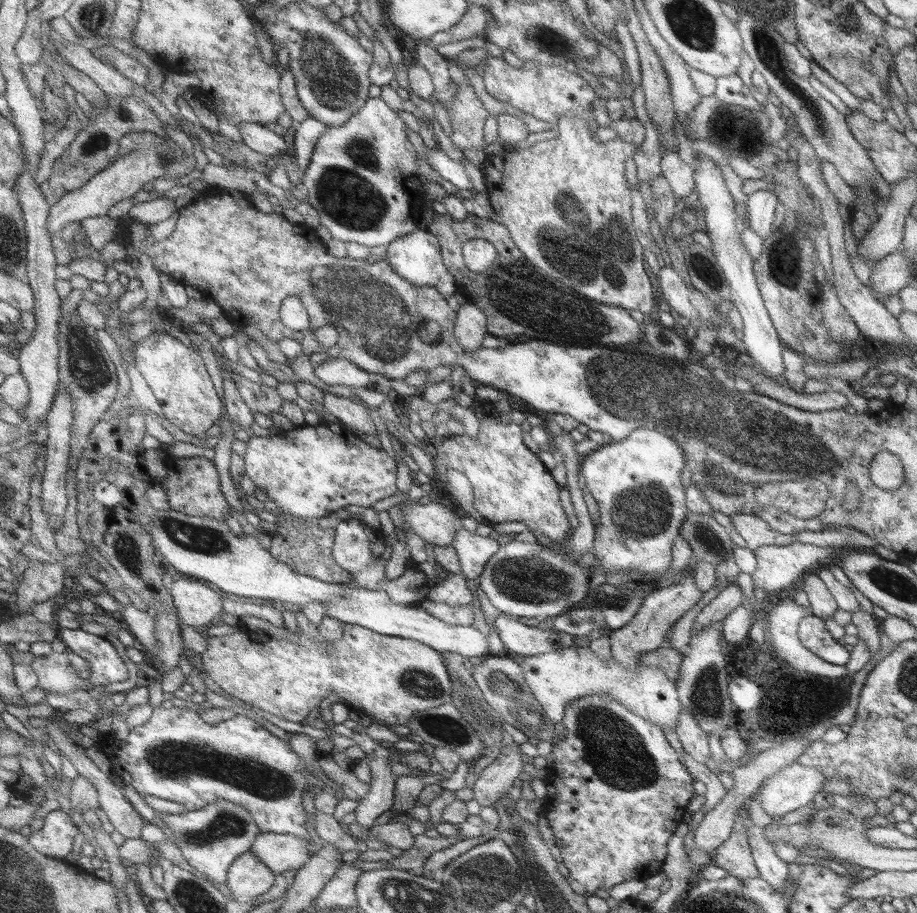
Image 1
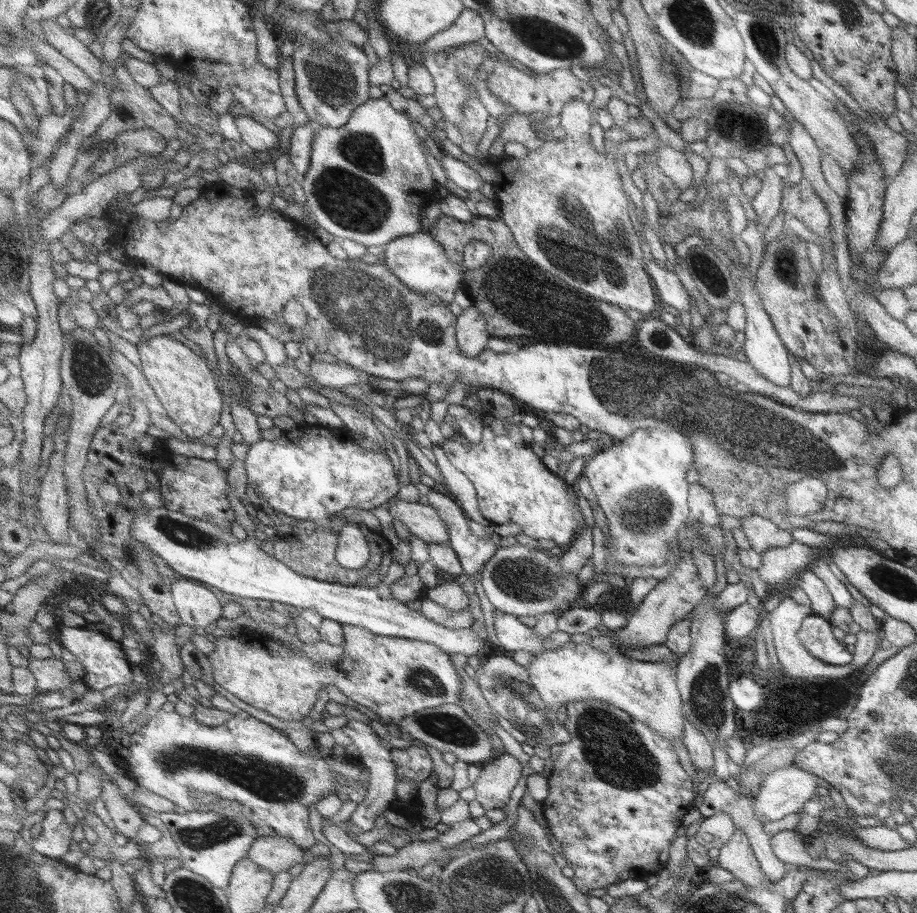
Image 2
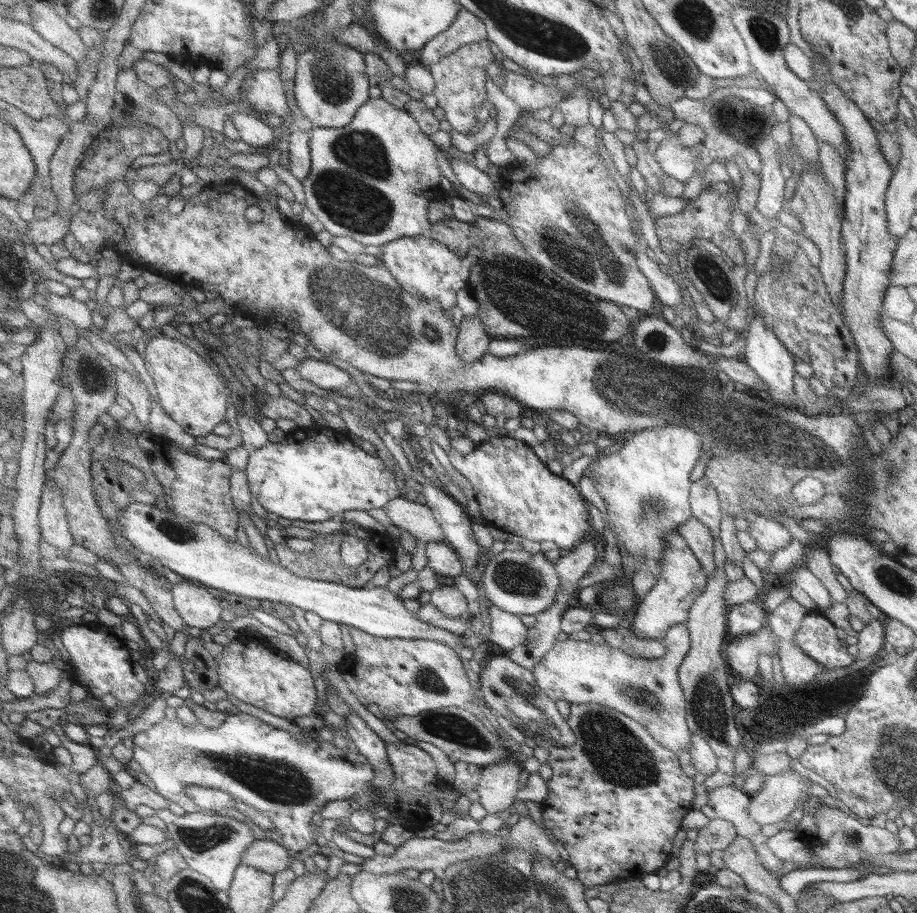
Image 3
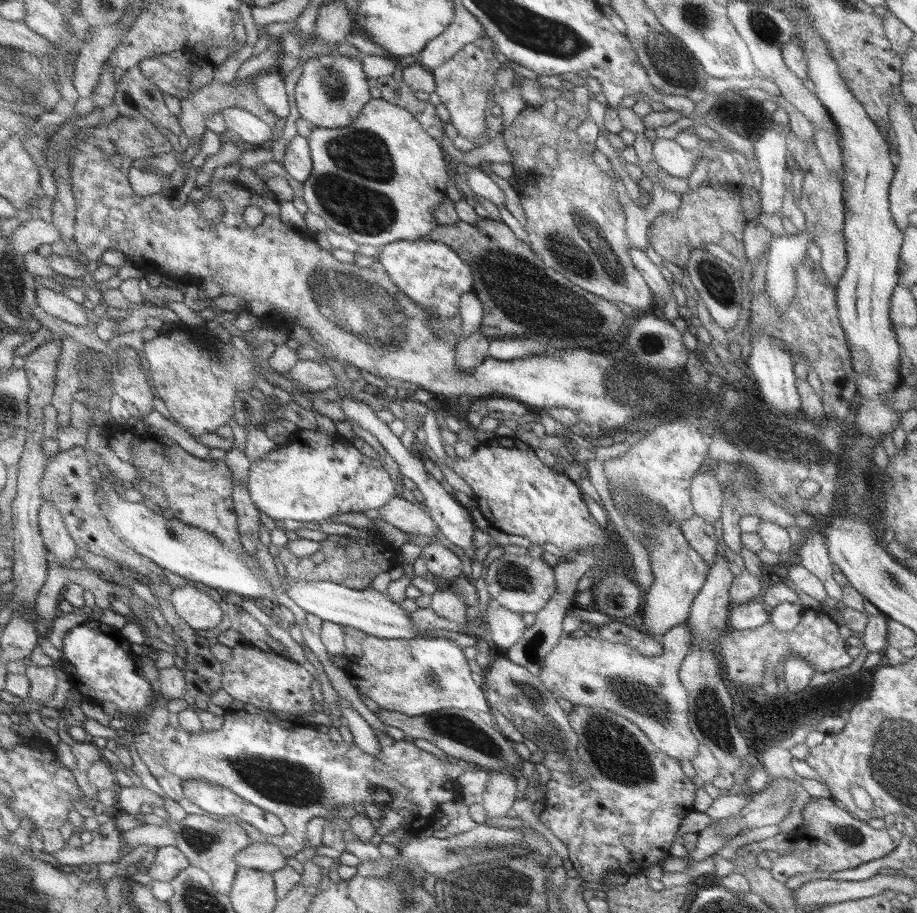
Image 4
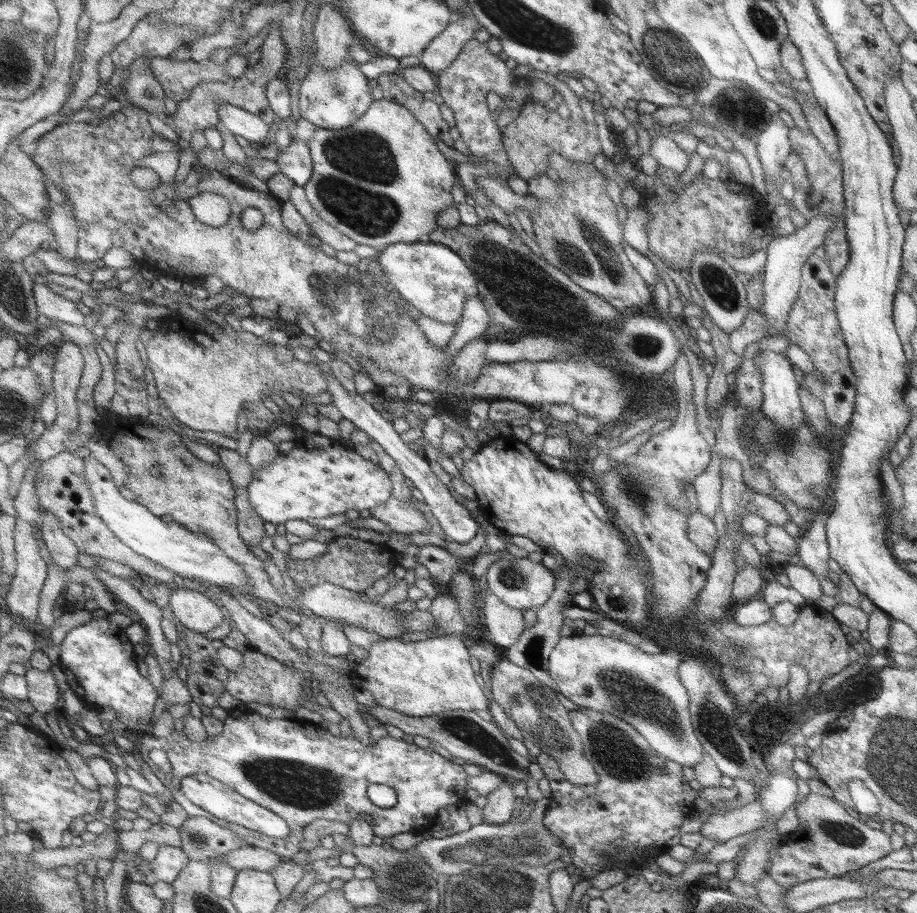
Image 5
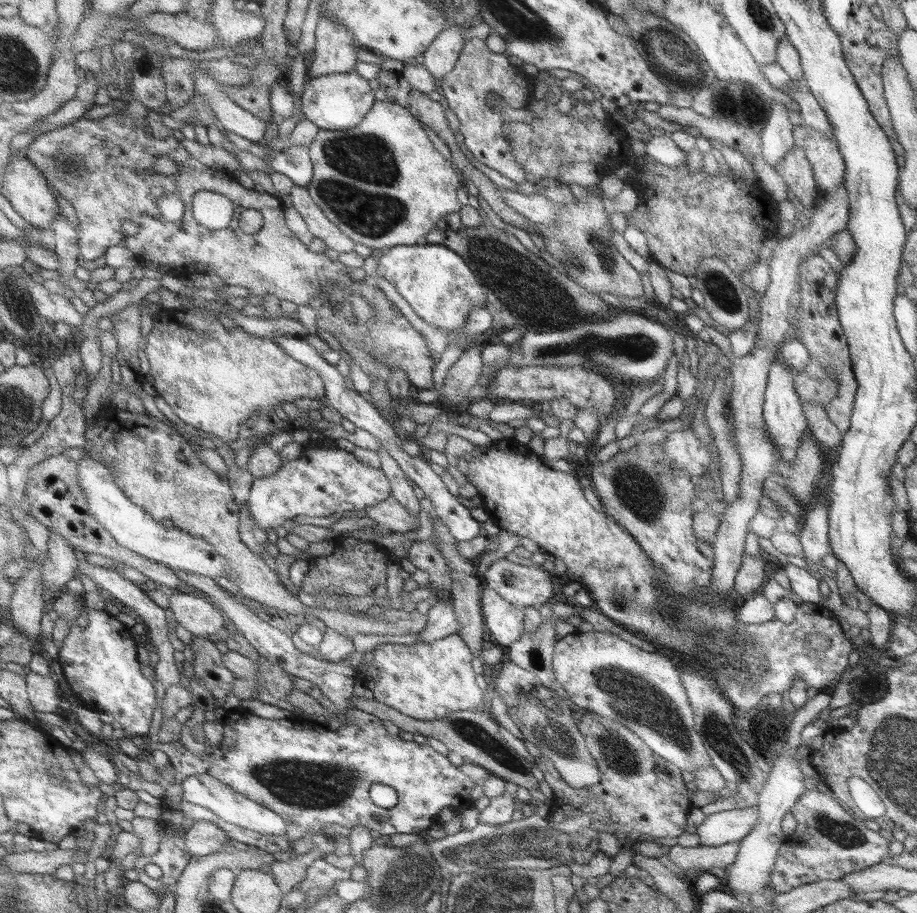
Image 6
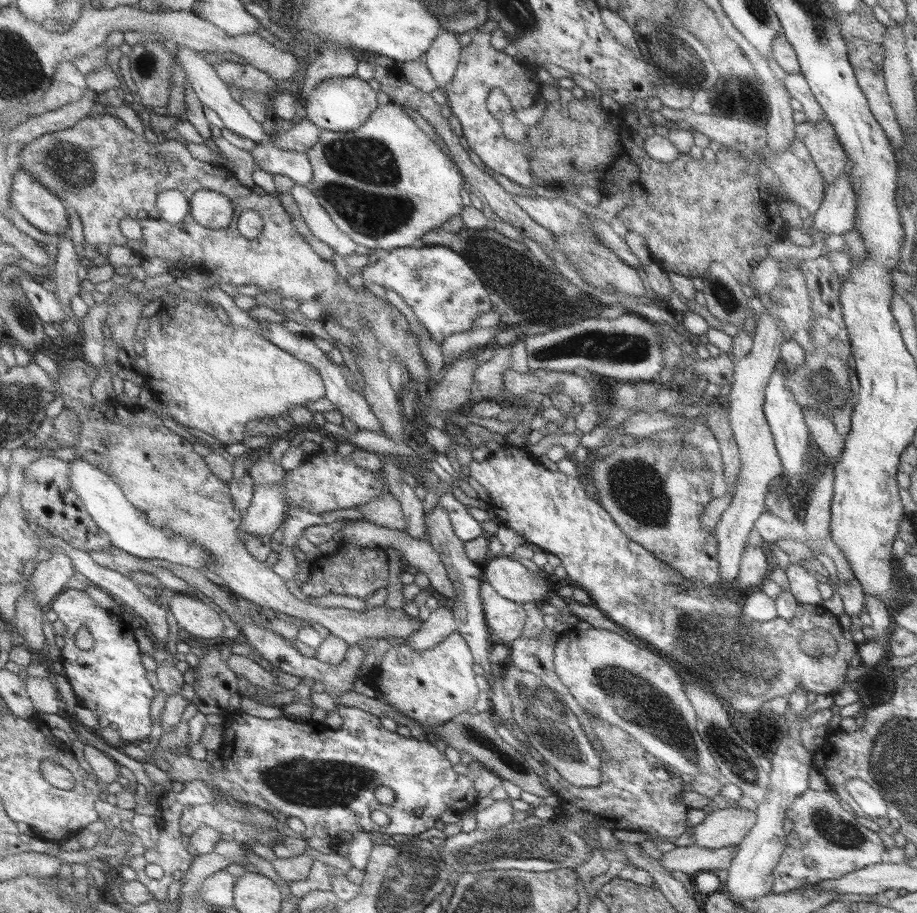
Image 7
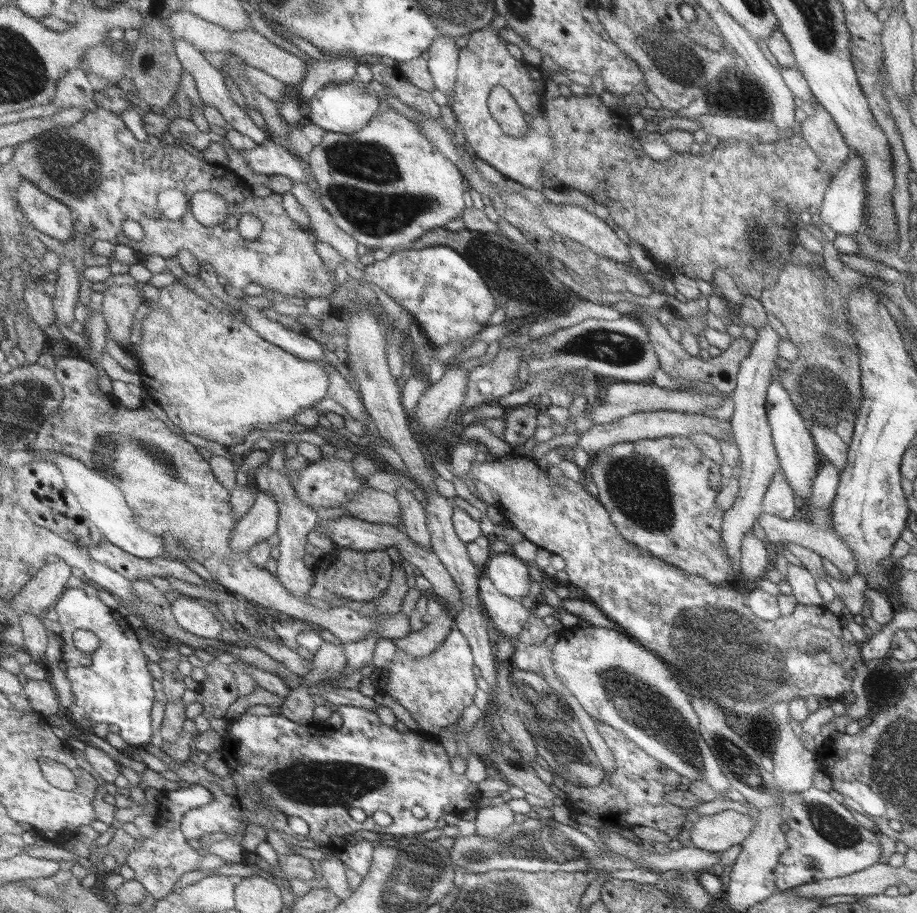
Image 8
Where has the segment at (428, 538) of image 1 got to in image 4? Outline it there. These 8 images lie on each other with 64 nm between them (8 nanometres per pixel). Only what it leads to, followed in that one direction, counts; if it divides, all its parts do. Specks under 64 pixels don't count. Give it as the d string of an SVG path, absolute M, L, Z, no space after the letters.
M403 497L392 498L383 508L379 508L378 512L380 518L385 522L407 534L429 536L429 538L437 536L438 526L431 513L421 505L415 506L413 502L405 500Z

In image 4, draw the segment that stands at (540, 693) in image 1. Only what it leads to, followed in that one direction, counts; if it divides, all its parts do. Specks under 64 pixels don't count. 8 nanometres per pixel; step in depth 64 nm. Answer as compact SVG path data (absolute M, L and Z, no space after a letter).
M685 623L669 628L661 638L662 654L658 656L637 655L623 644L614 644L599 638L561 637L553 649L545 656L540 672L536 675L538 682L555 699L562 698L574 706L589 708L603 708L615 715L625 717L629 722L637 725L645 737L658 751L678 762L681 759L692 761L697 751L698 740L693 736L688 724L688 711L685 688L678 680L678 669L690 648L690 633Z

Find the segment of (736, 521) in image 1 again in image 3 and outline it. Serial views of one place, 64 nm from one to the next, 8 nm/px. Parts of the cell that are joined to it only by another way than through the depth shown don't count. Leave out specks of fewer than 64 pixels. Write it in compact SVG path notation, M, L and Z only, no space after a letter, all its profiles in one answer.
M764 515L750 517L747 532L755 542L755 548L769 554L787 546L791 540L790 534L781 523Z

